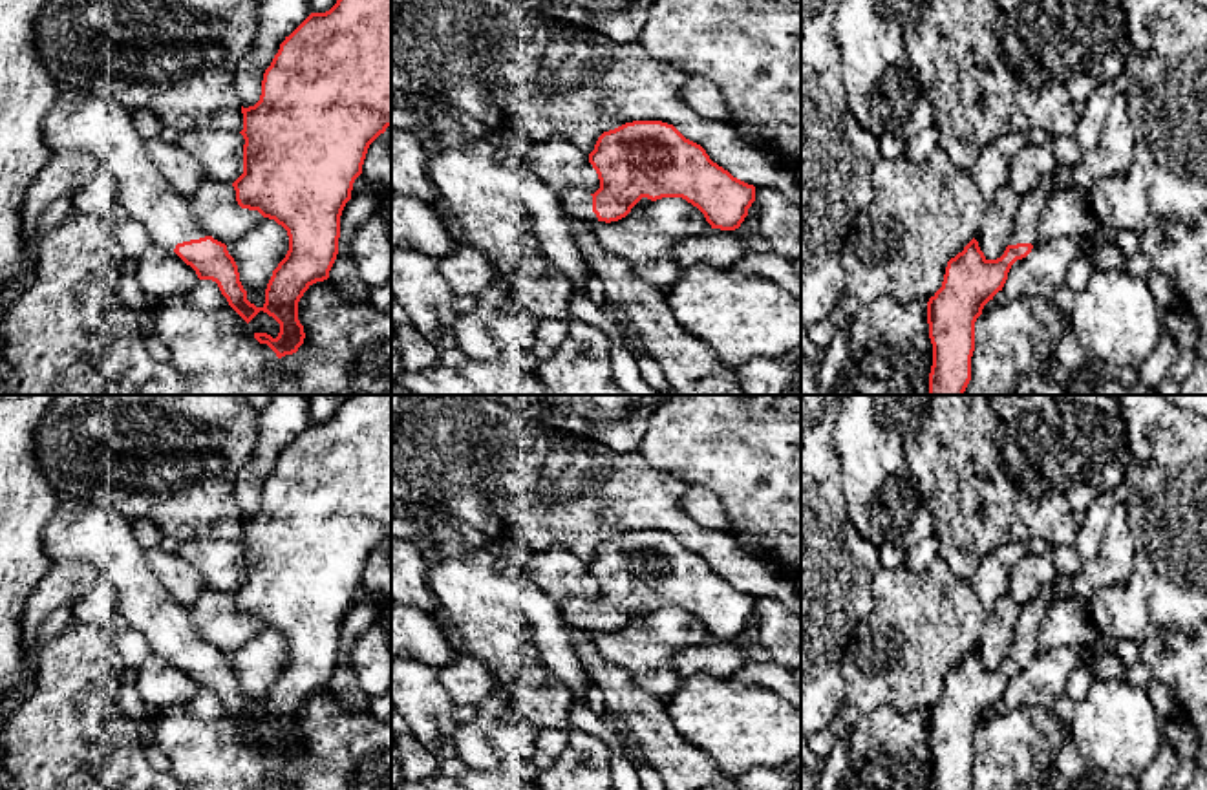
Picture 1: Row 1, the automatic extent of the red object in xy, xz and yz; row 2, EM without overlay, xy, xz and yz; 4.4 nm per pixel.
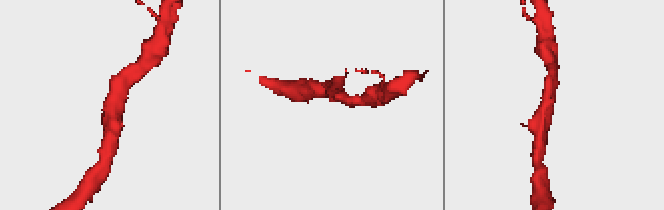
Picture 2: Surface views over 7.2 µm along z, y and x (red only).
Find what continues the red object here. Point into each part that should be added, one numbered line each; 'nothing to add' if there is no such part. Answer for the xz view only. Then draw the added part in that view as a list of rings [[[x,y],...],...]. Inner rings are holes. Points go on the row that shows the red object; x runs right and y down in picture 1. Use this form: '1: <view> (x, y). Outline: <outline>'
1: xz (576, 203). Outline: [[[569,190],[560,196],[560,205],[567,219],[589,219],[593,223],[598,221],[593,212],[593,196],[583,190]]]

